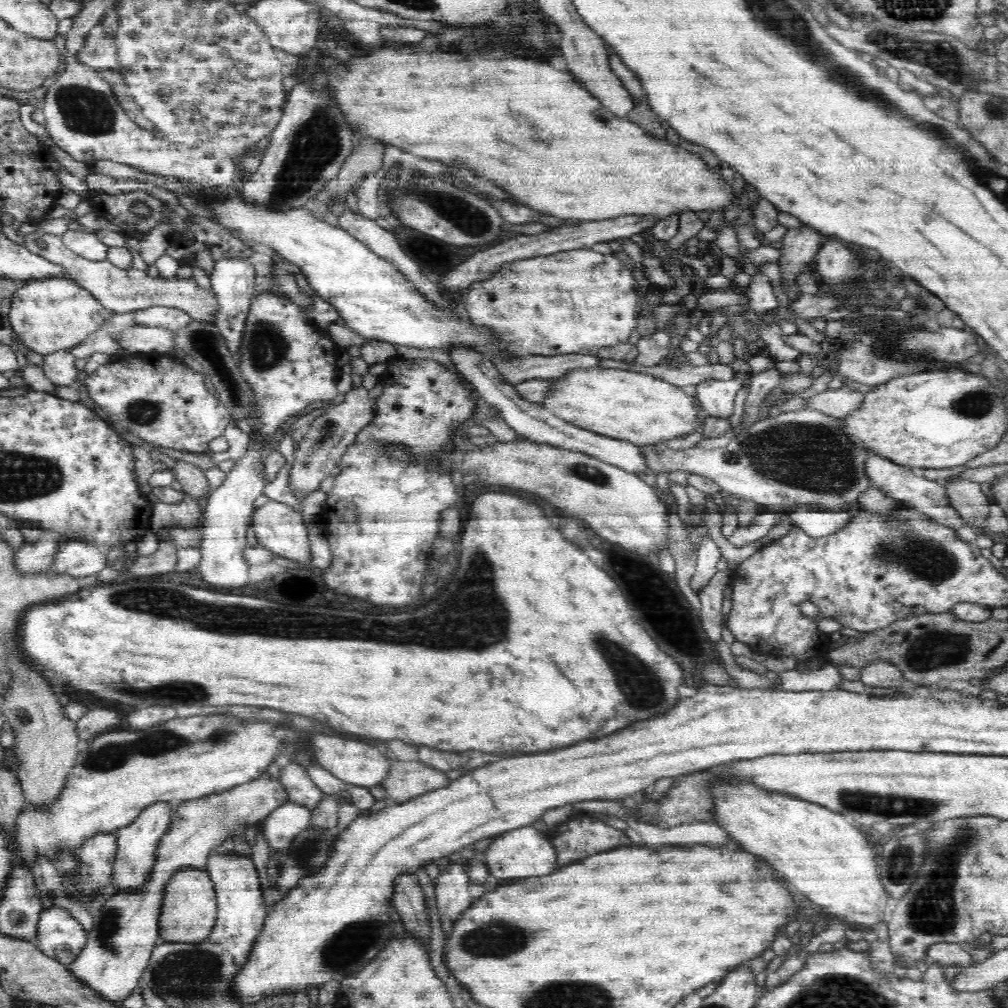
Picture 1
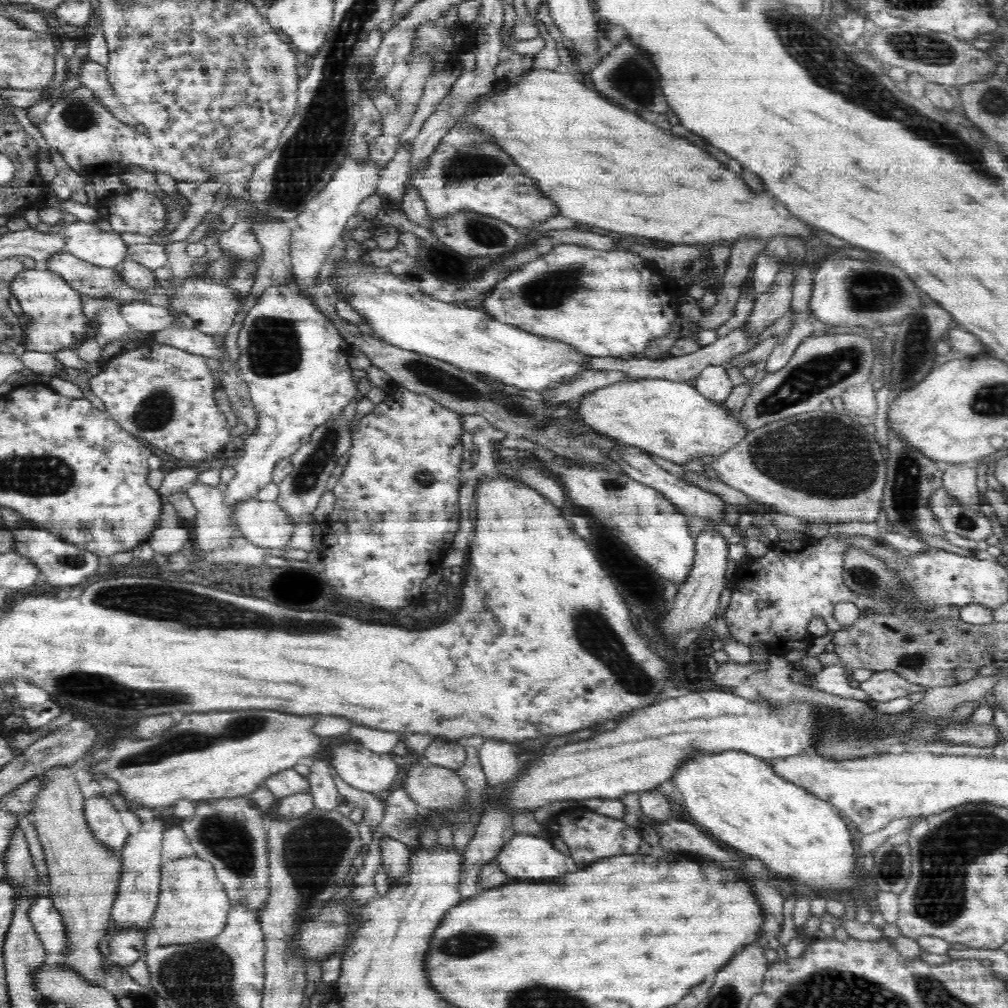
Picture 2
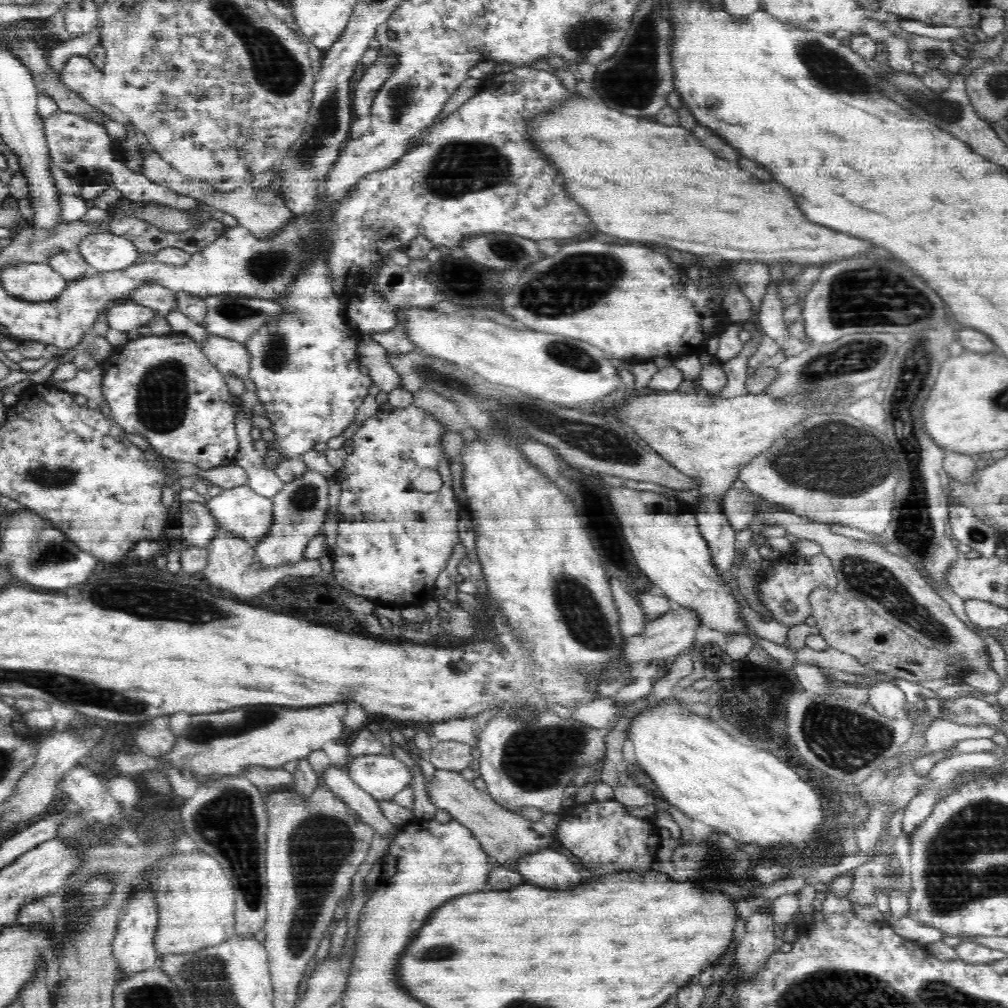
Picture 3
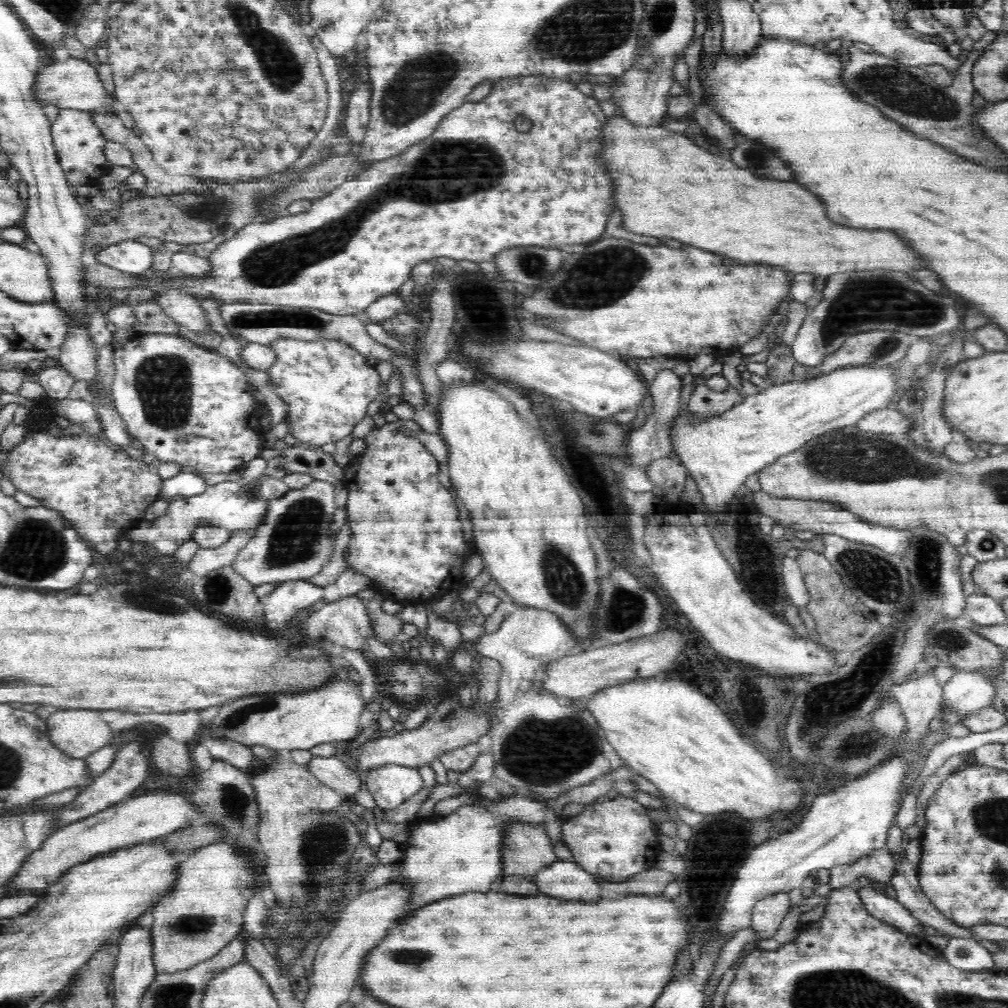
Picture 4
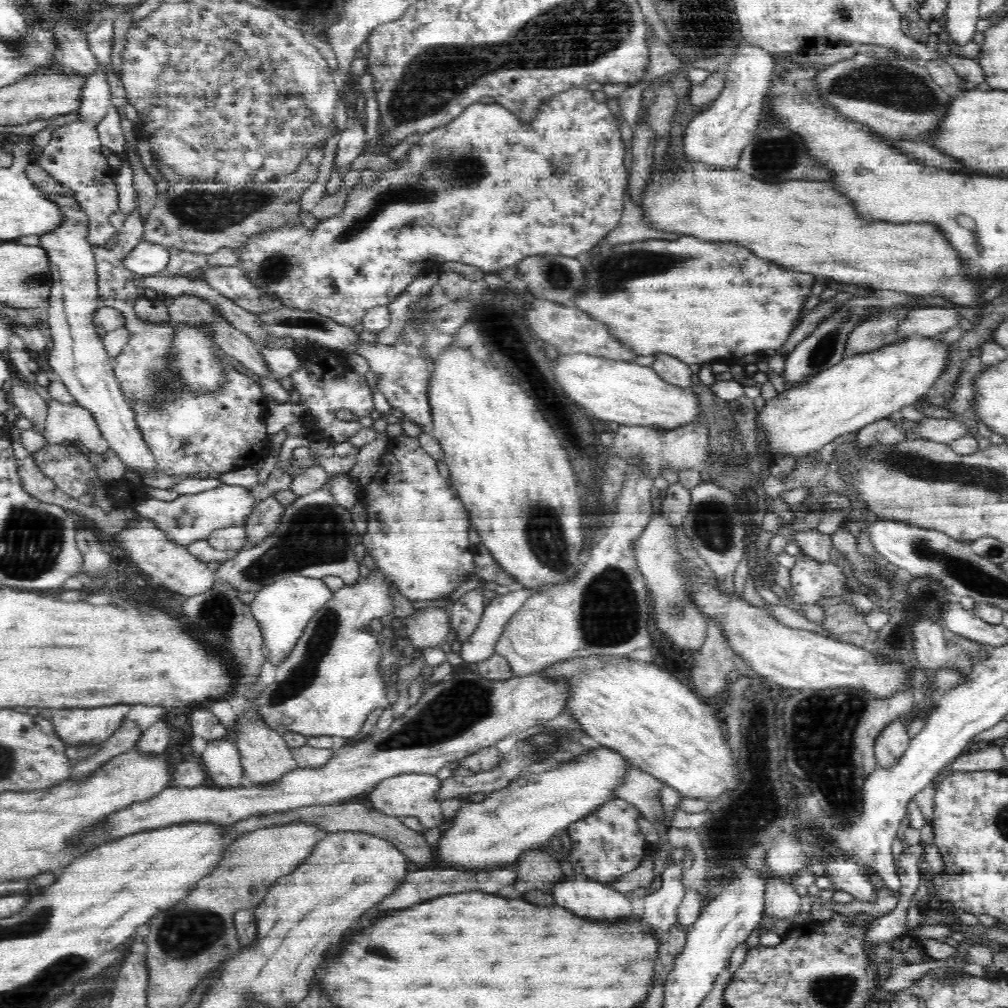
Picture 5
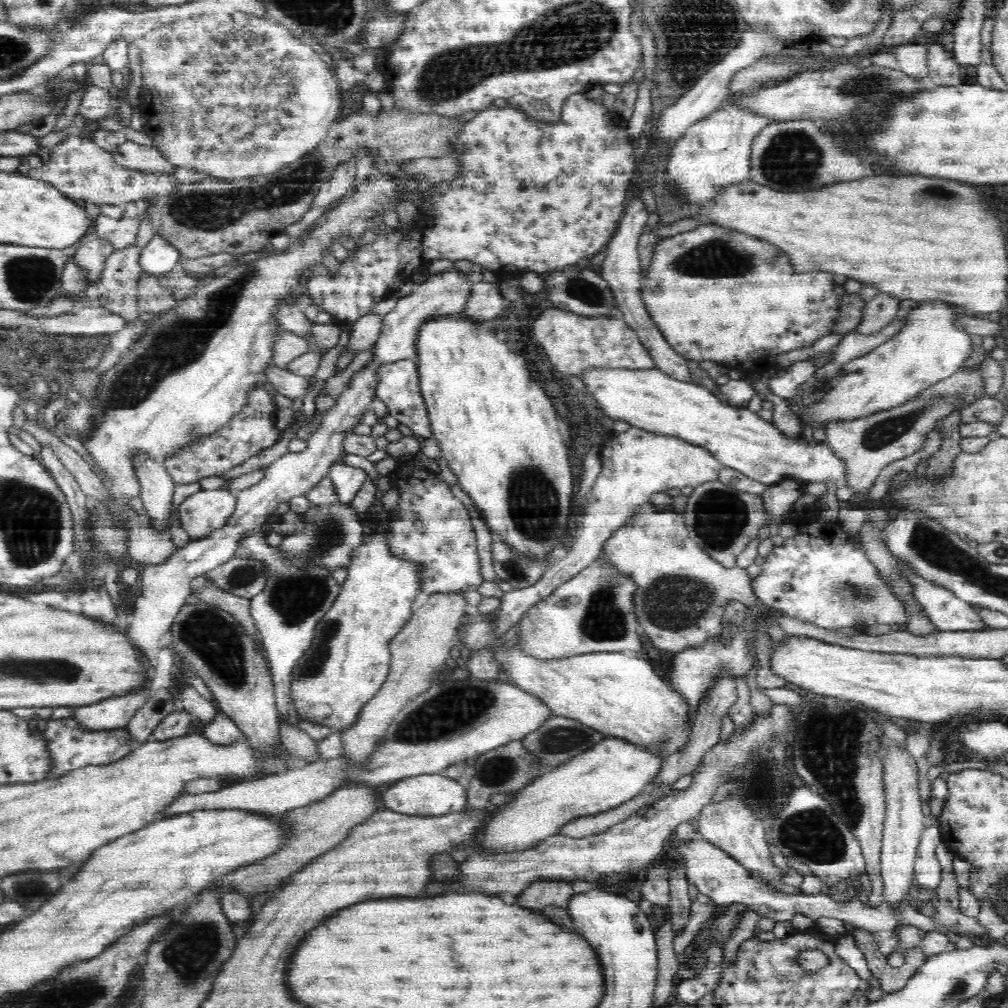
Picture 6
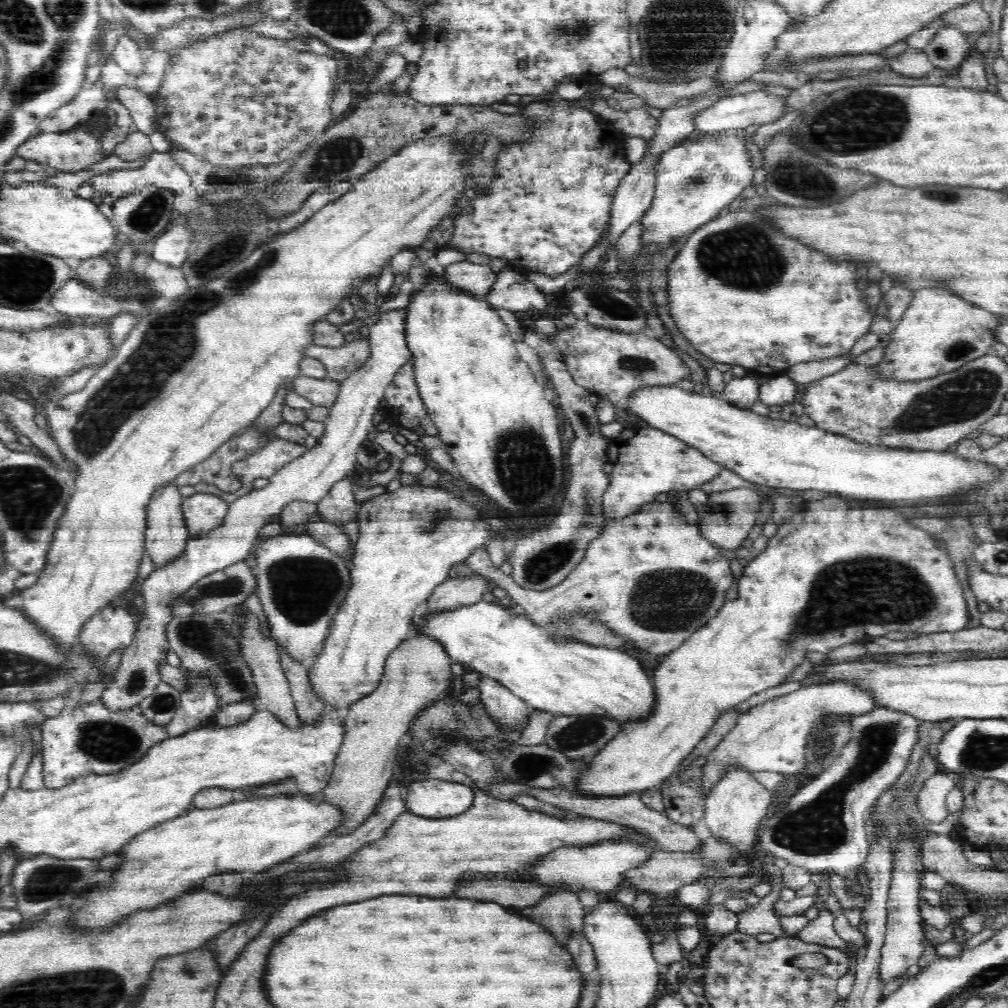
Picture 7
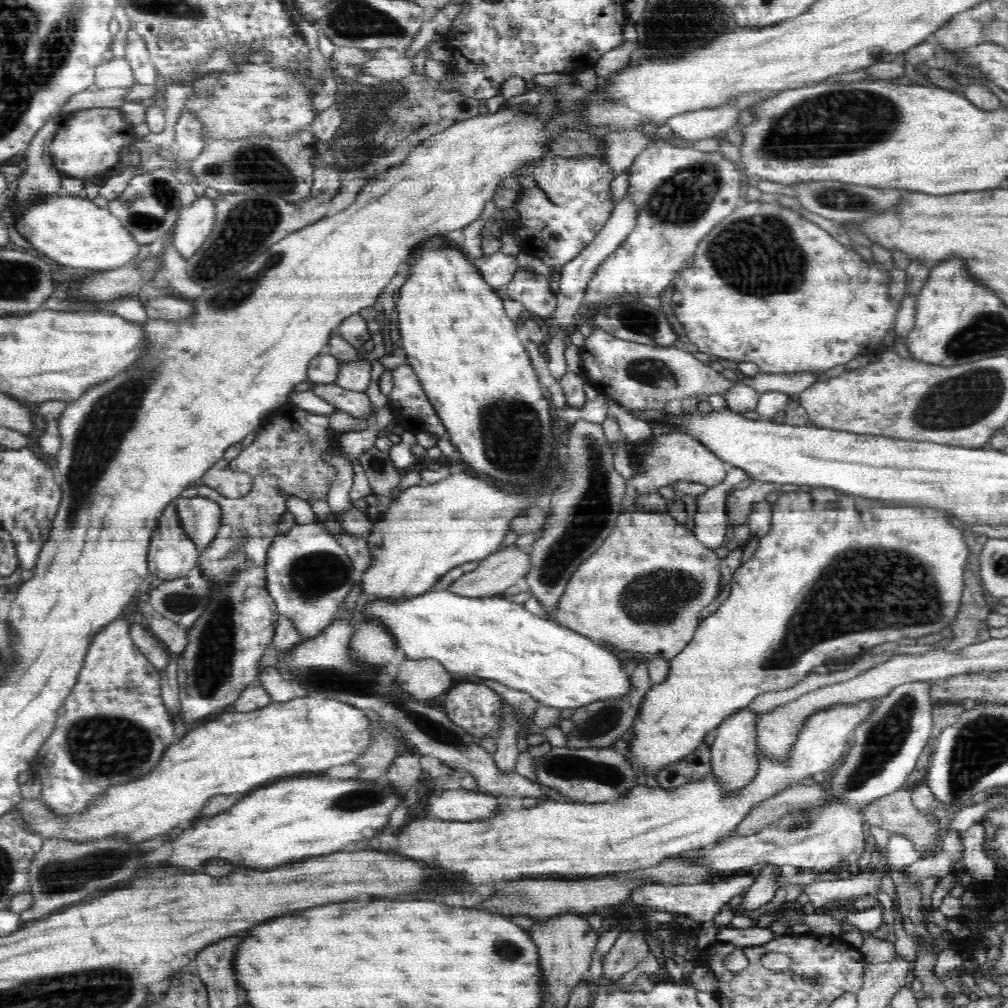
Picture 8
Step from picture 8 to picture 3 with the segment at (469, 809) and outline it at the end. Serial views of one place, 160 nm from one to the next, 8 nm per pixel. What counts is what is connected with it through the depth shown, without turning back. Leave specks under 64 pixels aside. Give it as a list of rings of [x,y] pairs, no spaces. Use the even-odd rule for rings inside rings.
[[[364,754],[347,764],[352,781],[377,801],[392,800],[398,792],[411,786],[413,776],[408,767],[392,755]]]

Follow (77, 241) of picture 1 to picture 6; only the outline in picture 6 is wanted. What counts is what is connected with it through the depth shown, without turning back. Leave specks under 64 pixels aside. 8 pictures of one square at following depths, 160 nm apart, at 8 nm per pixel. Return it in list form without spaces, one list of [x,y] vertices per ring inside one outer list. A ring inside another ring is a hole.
[[[154,235],[141,250],[139,264],[142,270],[150,274],[167,275],[177,268],[181,258],[182,255],[164,237]]]

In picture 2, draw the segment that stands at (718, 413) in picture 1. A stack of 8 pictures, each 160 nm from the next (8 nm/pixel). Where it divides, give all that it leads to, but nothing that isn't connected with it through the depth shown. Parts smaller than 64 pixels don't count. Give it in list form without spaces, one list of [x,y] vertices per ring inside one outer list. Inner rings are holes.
[[[726,365],[708,366],[696,377],[696,389],[705,398],[723,403],[732,394],[733,384],[726,373]]]

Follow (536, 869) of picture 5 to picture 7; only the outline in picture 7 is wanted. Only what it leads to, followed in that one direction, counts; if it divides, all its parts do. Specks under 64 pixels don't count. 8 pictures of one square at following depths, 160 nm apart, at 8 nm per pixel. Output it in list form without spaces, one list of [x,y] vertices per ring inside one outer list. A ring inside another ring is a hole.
[[[554,890],[550,894],[544,894],[532,908],[524,908],[522,916],[534,918],[534,922],[540,922],[550,934],[558,934],[556,938],[560,938],[562,944],[566,944],[572,932],[583,935],[586,909],[577,894],[566,890]]]

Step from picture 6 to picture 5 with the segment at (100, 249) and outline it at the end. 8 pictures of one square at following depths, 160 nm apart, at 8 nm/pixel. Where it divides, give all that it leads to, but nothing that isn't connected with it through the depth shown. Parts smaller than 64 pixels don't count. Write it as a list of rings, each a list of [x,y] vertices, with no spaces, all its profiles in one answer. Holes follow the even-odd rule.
[[[99,69],[86,79],[84,89],[81,90],[81,105],[78,107],[78,119],[67,126],[59,127],[52,132],[52,140],[44,148],[42,158],[38,164],[60,185],[74,191],[74,198],[82,205],[89,218],[89,236],[86,240],[92,247],[109,245],[117,235],[108,217],[119,211],[119,193],[117,188],[117,174],[109,166],[107,158],[101,152],[101,142],[97,126],[107,114],[110,106],[110,84],[106,75]]]

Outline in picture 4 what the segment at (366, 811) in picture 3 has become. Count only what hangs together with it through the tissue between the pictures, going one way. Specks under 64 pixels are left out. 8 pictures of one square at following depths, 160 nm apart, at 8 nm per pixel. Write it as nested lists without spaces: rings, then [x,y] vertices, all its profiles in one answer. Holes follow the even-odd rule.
[[[340,755],[313,756],[307,769],[322,784],[340,793],[346,800],[354,801],[353,796],[360,790],[360,772],[350,768]]]

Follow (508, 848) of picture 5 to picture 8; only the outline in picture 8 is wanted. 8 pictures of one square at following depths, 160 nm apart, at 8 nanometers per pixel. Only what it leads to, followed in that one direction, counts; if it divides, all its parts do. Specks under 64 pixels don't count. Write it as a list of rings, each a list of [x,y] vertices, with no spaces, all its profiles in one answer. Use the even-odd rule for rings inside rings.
[[[814,488],[804,492],[797,489],[782,489],[778,499],[771,504],[771,527],[768,532],[758,537],[758,547],[754,555],[744,564],[738,567],[731,580],[730,596],[720,604],[716,612],[699,624],[691,642],[686,645],[680,654],[674,655],[668,680],[664,684],[654,684],[652,690],[646,692],[637,714],[638,720],[632,729],[636,730],[636,738],[632,740],[630,748],[634,756],[630,762],[636,762],[646,770],[646,774],[654,774],[681,758],[688,757],[698,750],[698,746],[704,742],[704,736],[710,730],[714,730],[725,718],[744,708],[760,694],[768,691],[779,691],[794,686],[806,678],[808,673],[817,666],[827,663],[851,663],[855,657],[869,648],[884,642],[897,642],[902,639],[917,639],[930,634],[940,633],[946,626],[952,626],[960,610],[963,594],[963,574],[966,560],[968,560],[969,548],[962,531],[956,528],[956,524],[944,524],[946,518],[954,516],[942,516],[934,510],[924,510],[918,514],[916,508],[908,506],[886,506],[882,500],[870,500],[870,498],[854,498],[848,493],[842,494],[838,489]]]

